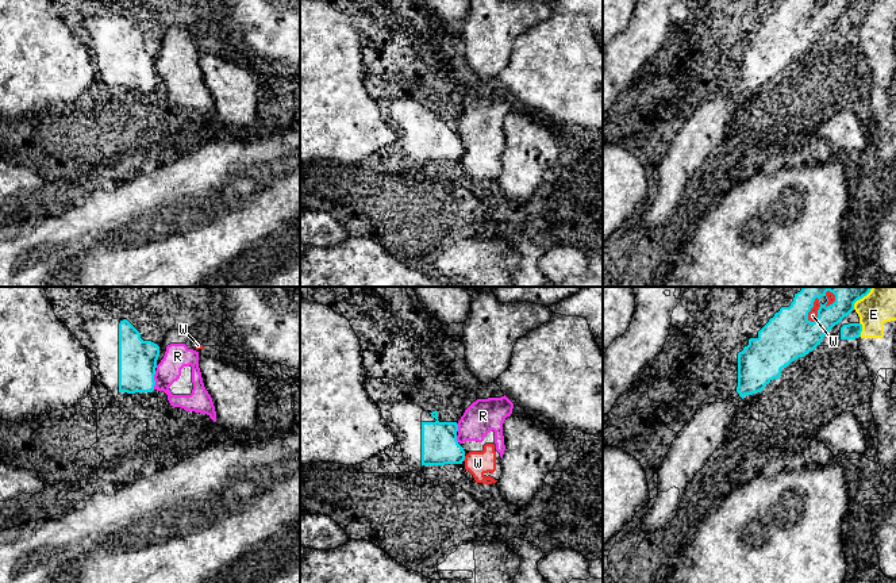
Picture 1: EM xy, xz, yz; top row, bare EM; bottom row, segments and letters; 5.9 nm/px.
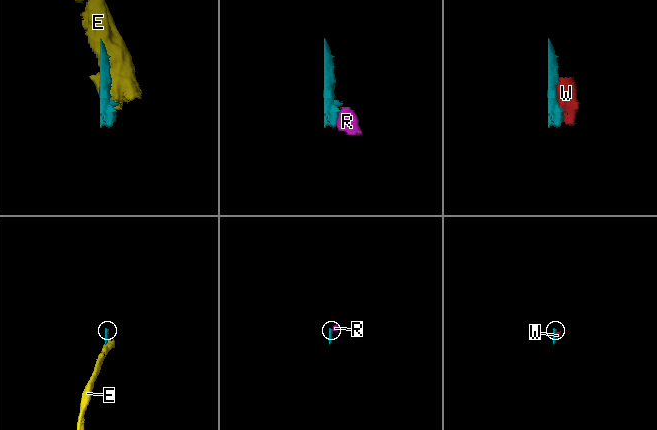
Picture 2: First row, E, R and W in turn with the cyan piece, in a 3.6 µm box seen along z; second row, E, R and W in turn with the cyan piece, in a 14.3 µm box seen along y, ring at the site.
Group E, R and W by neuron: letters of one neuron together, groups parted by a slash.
E / R W

